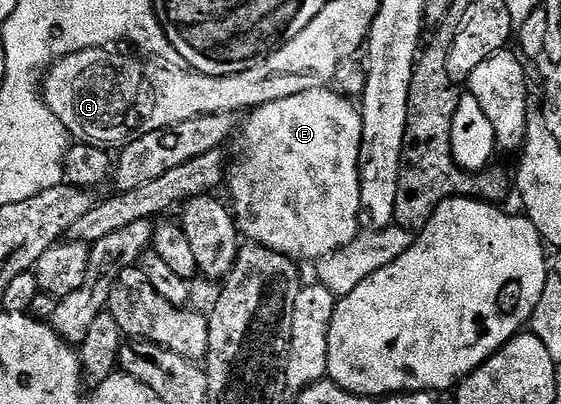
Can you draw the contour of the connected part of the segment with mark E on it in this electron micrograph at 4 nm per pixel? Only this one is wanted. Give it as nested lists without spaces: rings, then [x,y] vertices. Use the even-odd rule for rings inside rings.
[[[332,87],[312,88],[303,94],[291,94],[291,98],[279,98],[279,102],[267,102],[263,106],[252,109],[245,120],[245,133],[241,136],[241,153],[237,161],[230,163],[227,168],[227,188],[229,184],[229,196],[233,199],[231,211],[237,222],[238,233],[246,241],[261,244],[265,248],[275,250],[279,254],[289,256],[298,262],[310,260],[316,262],[324,256],[330,256],[340,248],[345,248],[359,234],[361,223],[361,207],[359,206],[359,182],[361,181],[361,167],[359,166],[359,154],[361,153],[361,139],[363,138],[363,126],[361,114],[356,103],[353,104],[345,96],[332,92]]]

